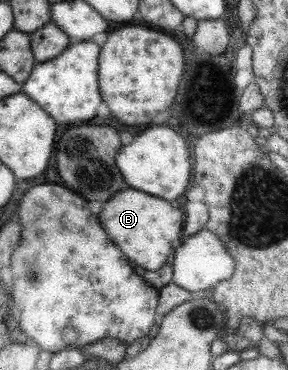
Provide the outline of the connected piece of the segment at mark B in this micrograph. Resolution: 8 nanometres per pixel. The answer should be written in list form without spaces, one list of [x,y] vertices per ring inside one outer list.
[[[122,190],[118,196],[110,198],[110,204],[104,204],[102,216],[102,228],[108,233],[108,237],[130,260],[144,268],[144,270],[158,270],[166,256],[172,250],[172,242],[180,238],[184,216],[180,210],[172,208],[168,202],[160,197],[154,198],[148,193],[132,190]]]

